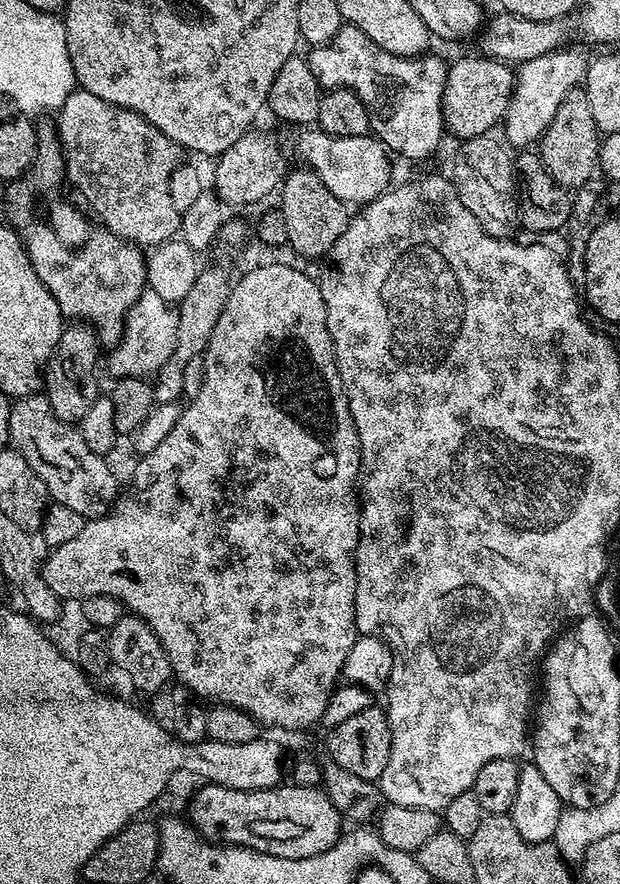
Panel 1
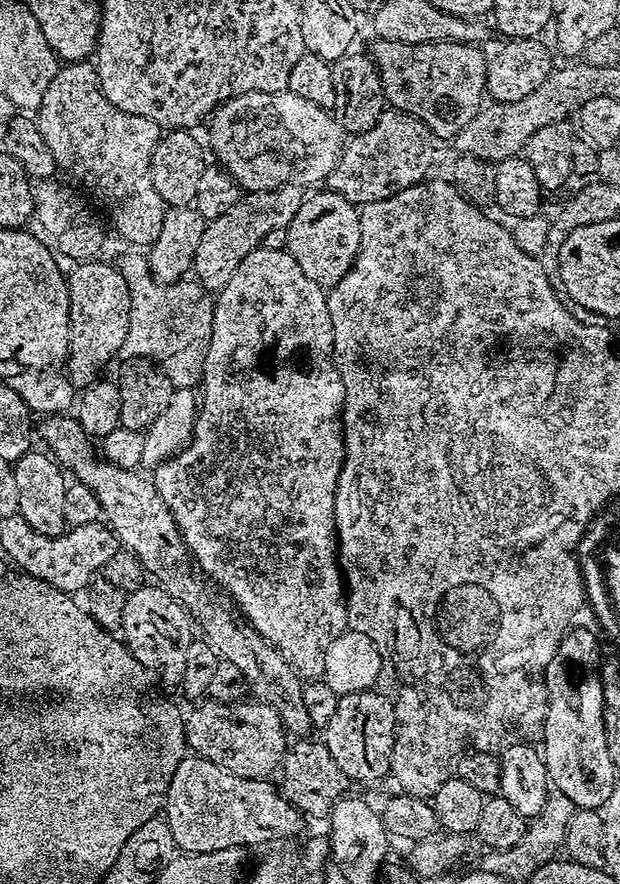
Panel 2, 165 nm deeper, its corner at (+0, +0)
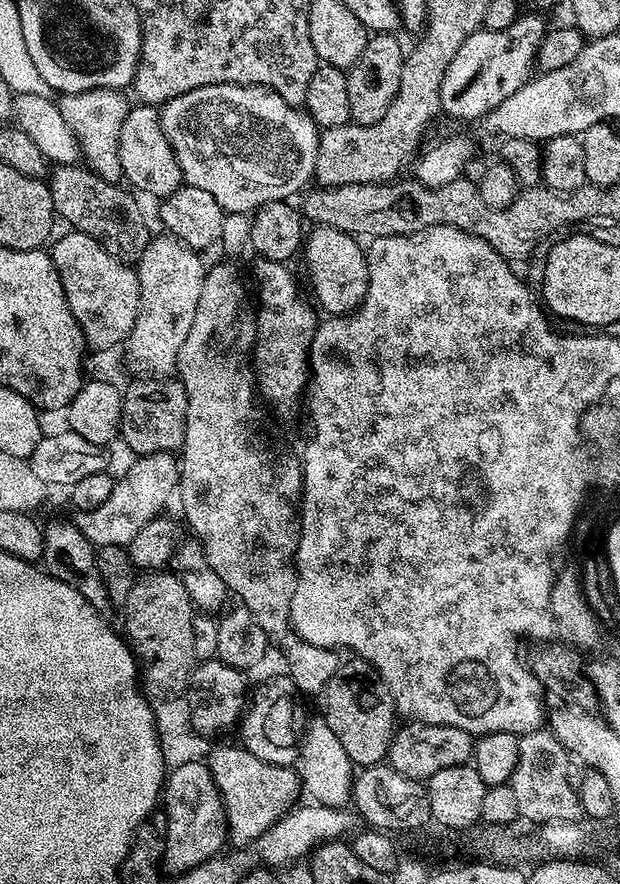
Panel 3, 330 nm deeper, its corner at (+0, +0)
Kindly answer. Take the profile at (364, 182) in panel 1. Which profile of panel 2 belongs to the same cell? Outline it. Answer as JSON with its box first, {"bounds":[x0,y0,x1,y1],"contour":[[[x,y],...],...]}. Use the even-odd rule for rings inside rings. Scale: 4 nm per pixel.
{"bounds":[207,90,342,192],"contour":[[[287,90],[236,96],[215,108],[207,124],[215,163],[247,192],[327,181],[340,157],[342,133],[335,116]]]}

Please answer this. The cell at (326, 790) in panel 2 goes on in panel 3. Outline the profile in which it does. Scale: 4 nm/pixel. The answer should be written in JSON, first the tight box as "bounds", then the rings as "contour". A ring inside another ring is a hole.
{"bounds":[206,745,302,845],"contour":[[[218,745],[213,752],[211,750],[207,753],[206,763],[224,804],[228,840],[231,843],[251,845],[262,834],[266,834],[266,830],[274,826],[274,822],[292,811],[301,799],[302,785],[295,767],[262,762],[262,758],[250,754],[248,748],[235,747]]]}

